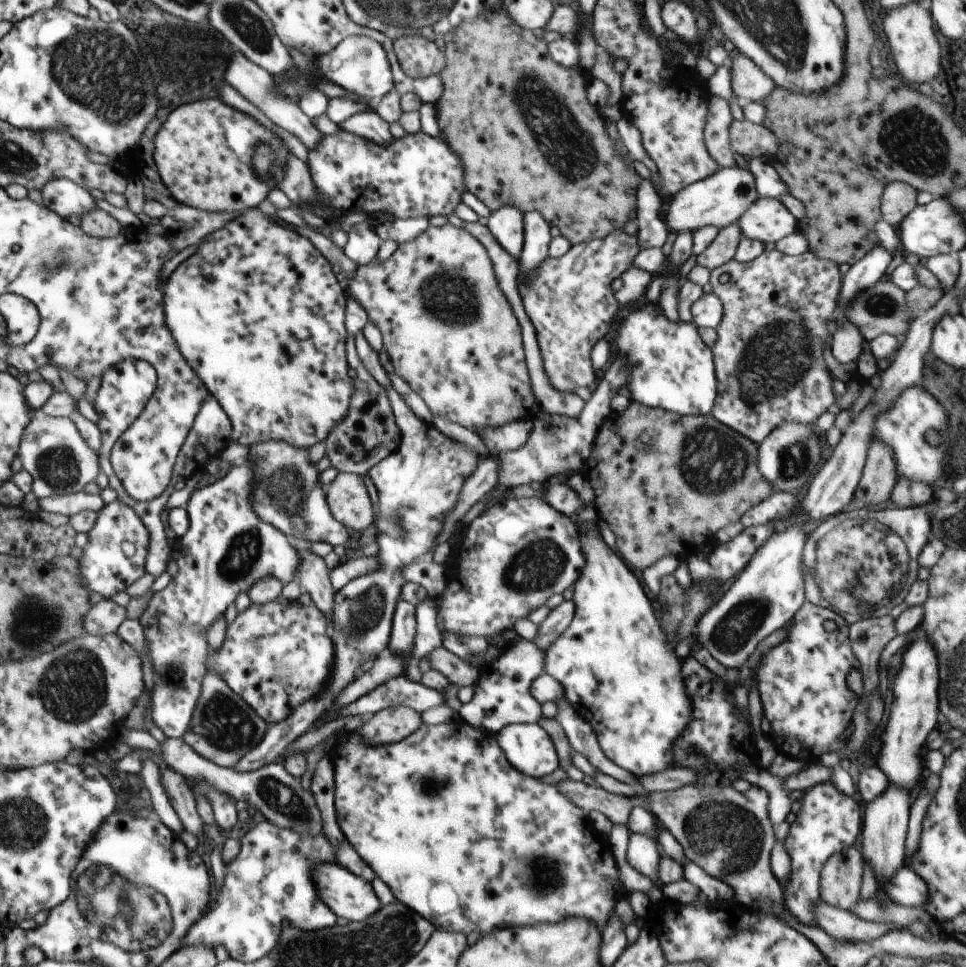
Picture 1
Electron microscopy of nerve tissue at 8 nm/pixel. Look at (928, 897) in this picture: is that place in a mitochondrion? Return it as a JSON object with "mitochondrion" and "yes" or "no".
{"mitochondrion":"no"}

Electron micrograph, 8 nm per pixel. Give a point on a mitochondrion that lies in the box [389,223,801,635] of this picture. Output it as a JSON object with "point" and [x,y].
{"point":[713,463]}

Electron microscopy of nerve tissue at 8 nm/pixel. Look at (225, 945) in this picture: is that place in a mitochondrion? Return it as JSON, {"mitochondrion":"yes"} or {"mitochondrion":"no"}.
{"mitochondrion":"no"}

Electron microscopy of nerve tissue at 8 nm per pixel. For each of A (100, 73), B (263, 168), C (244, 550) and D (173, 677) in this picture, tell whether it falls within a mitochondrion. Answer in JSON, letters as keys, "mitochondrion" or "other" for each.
{"A":"mitochondrion","B":"mitochondrion","C":"mitochondrion","D":"mitochondrion"}

